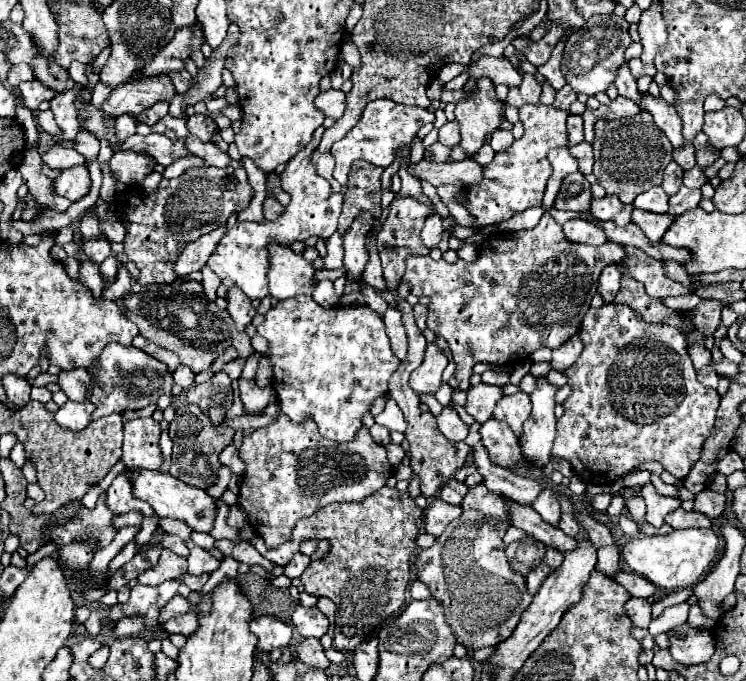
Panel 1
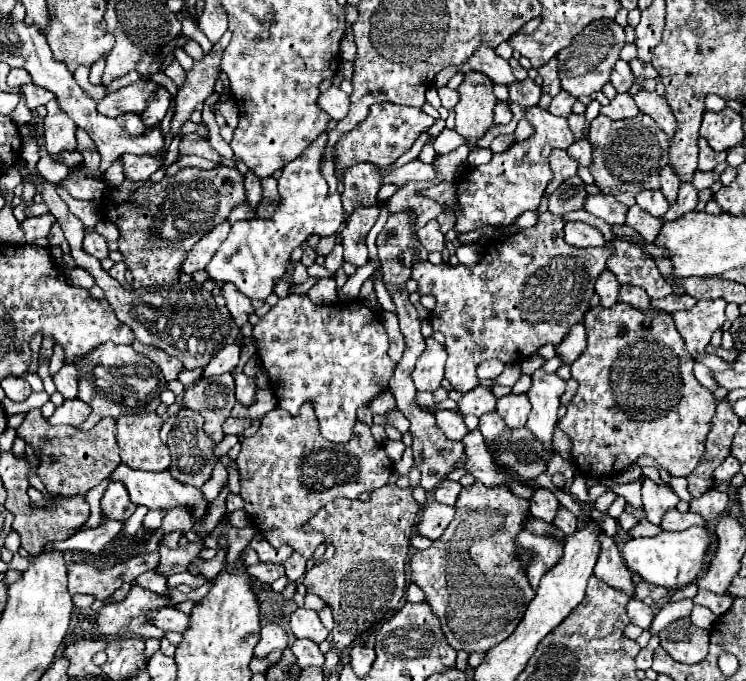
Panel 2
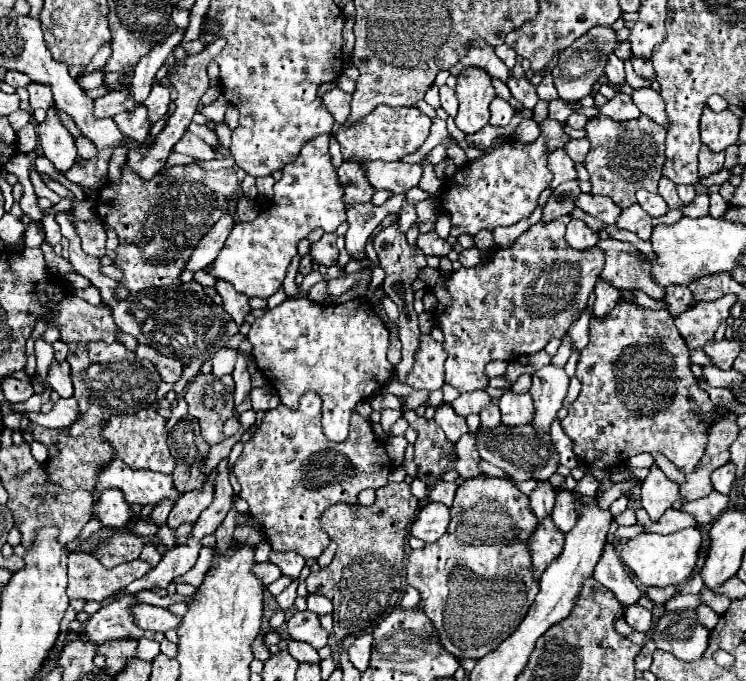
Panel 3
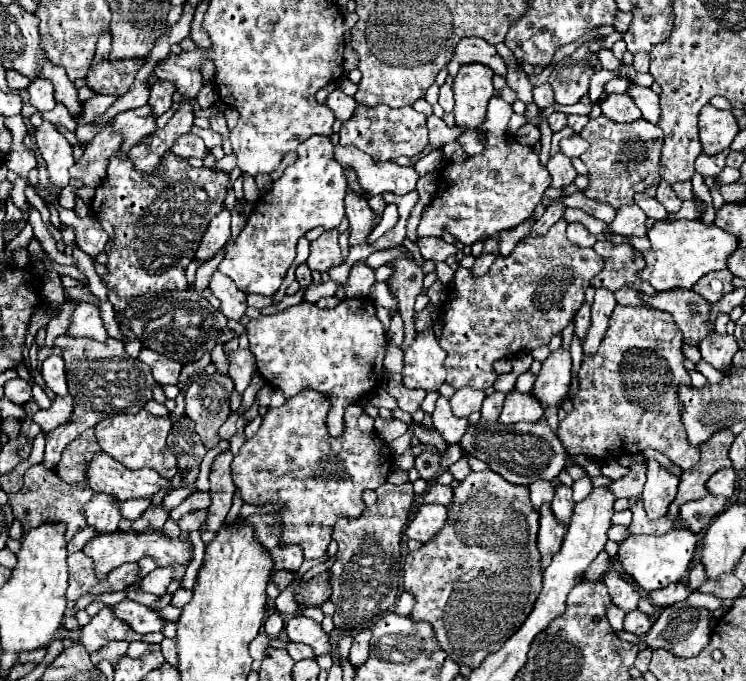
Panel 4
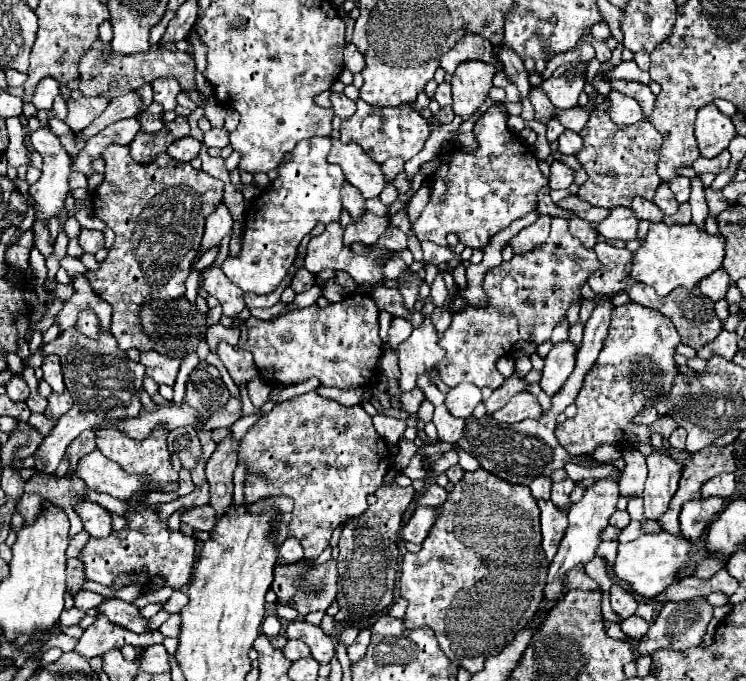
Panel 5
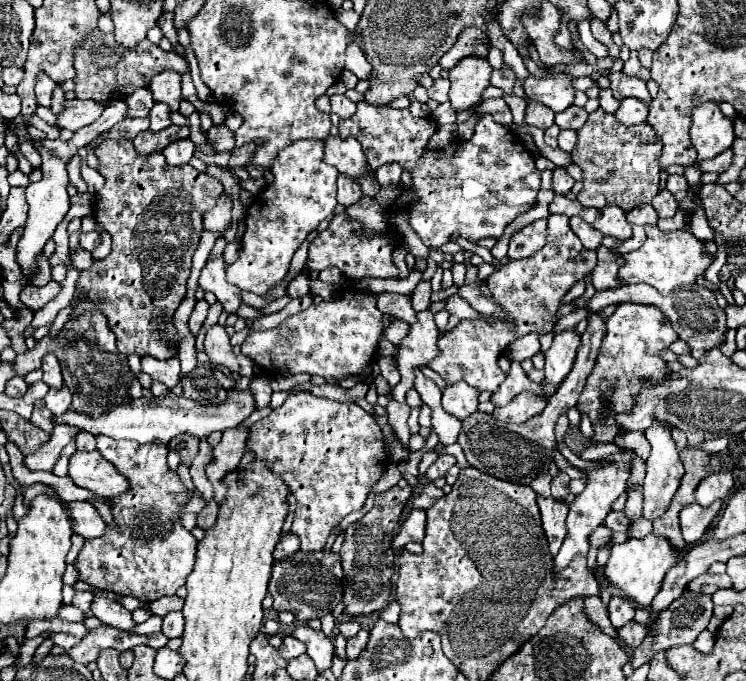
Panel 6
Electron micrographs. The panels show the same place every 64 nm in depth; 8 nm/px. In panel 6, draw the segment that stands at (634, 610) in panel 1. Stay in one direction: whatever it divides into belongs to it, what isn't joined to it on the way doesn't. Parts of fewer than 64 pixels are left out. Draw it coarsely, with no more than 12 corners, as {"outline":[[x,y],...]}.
{"outline":[[628,622],[618,630],[626,648],[638,648],[646,638],[646,626]]}

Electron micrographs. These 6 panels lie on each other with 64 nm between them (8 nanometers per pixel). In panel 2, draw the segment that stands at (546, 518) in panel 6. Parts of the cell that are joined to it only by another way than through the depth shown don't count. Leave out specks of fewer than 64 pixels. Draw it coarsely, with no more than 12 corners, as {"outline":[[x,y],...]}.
{"outline":[[520,532],[516,542],[530,552],[530,584],[560,560],[562,542],[554,536]]}

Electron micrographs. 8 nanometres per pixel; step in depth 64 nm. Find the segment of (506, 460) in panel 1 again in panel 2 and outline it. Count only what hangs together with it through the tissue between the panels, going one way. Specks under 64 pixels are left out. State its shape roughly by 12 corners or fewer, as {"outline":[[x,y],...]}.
{"outline":[[494,412],[480,416],[478,430],[484,440],[496,444],[504,420]]}

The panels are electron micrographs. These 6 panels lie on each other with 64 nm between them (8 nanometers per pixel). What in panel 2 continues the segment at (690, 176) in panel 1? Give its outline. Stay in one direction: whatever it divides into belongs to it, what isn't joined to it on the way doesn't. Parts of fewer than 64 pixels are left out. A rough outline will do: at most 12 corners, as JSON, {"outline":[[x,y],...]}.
{"outline":[[696,172],[692,186],[702,190],[710,188],[720,174]]}

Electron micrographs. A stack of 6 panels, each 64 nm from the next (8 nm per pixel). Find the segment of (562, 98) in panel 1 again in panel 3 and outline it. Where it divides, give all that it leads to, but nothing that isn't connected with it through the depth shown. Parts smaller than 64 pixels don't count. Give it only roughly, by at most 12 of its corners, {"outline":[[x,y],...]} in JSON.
{"outline":[[562,100],[550,104],[550,118],[566,124],[572,114]]}

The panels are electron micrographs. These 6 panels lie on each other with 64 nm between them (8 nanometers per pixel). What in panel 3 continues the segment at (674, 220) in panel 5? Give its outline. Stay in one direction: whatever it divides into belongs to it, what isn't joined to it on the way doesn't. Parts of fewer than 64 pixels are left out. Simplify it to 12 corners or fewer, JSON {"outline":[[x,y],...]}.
{"outline":[[697,194],[684,216],[699,218],[709,214],[709,194]]}

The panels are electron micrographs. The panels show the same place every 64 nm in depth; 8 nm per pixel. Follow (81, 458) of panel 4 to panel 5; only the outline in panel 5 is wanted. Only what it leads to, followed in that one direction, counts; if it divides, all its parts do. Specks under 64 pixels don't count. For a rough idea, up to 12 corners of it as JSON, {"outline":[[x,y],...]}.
{"outline":[[94,430],[82,432],[70,446],[70,478],[80,456],[96,450]]}

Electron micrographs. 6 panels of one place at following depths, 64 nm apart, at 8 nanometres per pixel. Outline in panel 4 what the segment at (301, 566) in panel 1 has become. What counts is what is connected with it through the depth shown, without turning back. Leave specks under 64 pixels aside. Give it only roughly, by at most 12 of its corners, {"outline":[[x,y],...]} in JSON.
{"outline":[[298,544],[270,550],[274,570],[298,570],[304,562]]}

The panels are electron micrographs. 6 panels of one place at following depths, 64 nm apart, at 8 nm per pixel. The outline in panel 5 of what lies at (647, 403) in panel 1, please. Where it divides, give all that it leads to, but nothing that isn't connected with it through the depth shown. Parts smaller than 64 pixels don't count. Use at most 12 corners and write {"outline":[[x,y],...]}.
{"outline":[[614,308],[608,336],[556,428],[572,456],[600,444],[668,444],[678,428],[632,416],[678,374],[680,336],[664,314]]}

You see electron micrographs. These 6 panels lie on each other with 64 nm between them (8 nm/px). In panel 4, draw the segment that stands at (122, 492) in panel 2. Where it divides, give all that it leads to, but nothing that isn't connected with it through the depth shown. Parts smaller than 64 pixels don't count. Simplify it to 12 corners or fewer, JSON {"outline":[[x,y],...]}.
{"outline":[[94,494],[82,506],[98,534],[116,532],[120,516],[114,496]]}

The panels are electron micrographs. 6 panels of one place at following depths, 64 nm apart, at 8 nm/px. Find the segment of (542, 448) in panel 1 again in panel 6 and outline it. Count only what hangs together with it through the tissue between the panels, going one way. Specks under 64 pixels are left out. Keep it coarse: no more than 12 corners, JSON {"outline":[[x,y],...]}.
{"outline":[[574,328],[554,336],[544,352],[546,382],[560,386],[572,370],[580,336]]}

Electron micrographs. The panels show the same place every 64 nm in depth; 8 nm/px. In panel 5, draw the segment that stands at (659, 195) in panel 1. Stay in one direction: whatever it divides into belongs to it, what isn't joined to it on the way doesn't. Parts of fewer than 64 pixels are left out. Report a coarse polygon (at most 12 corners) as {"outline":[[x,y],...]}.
{"outline":[[632,200],[638,220],[662,222],[662,212],[650,200]]}

